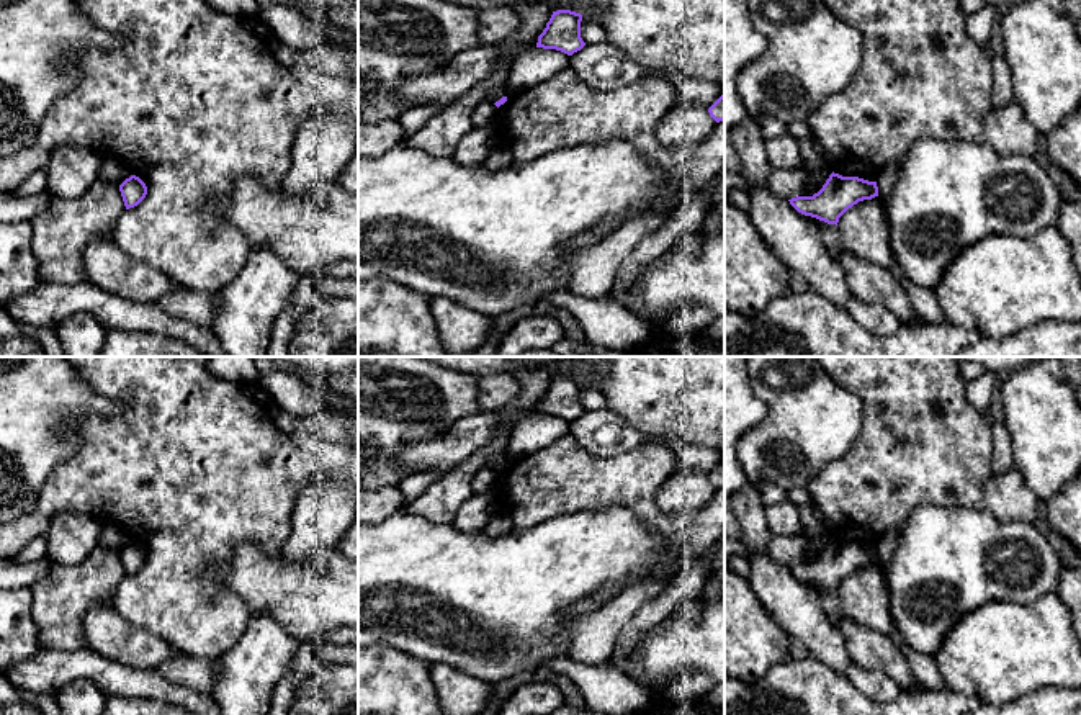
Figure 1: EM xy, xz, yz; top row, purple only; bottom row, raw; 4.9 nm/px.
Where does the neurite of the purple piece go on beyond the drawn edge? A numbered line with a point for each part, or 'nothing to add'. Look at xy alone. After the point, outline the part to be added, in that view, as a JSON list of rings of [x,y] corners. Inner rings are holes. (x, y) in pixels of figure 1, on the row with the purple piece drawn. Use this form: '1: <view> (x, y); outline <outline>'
nothing to add

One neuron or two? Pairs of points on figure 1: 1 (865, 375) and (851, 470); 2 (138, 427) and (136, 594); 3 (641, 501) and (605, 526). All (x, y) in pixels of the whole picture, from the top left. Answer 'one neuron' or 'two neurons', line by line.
1: one neuron
2: one neuron
3: two neurons

